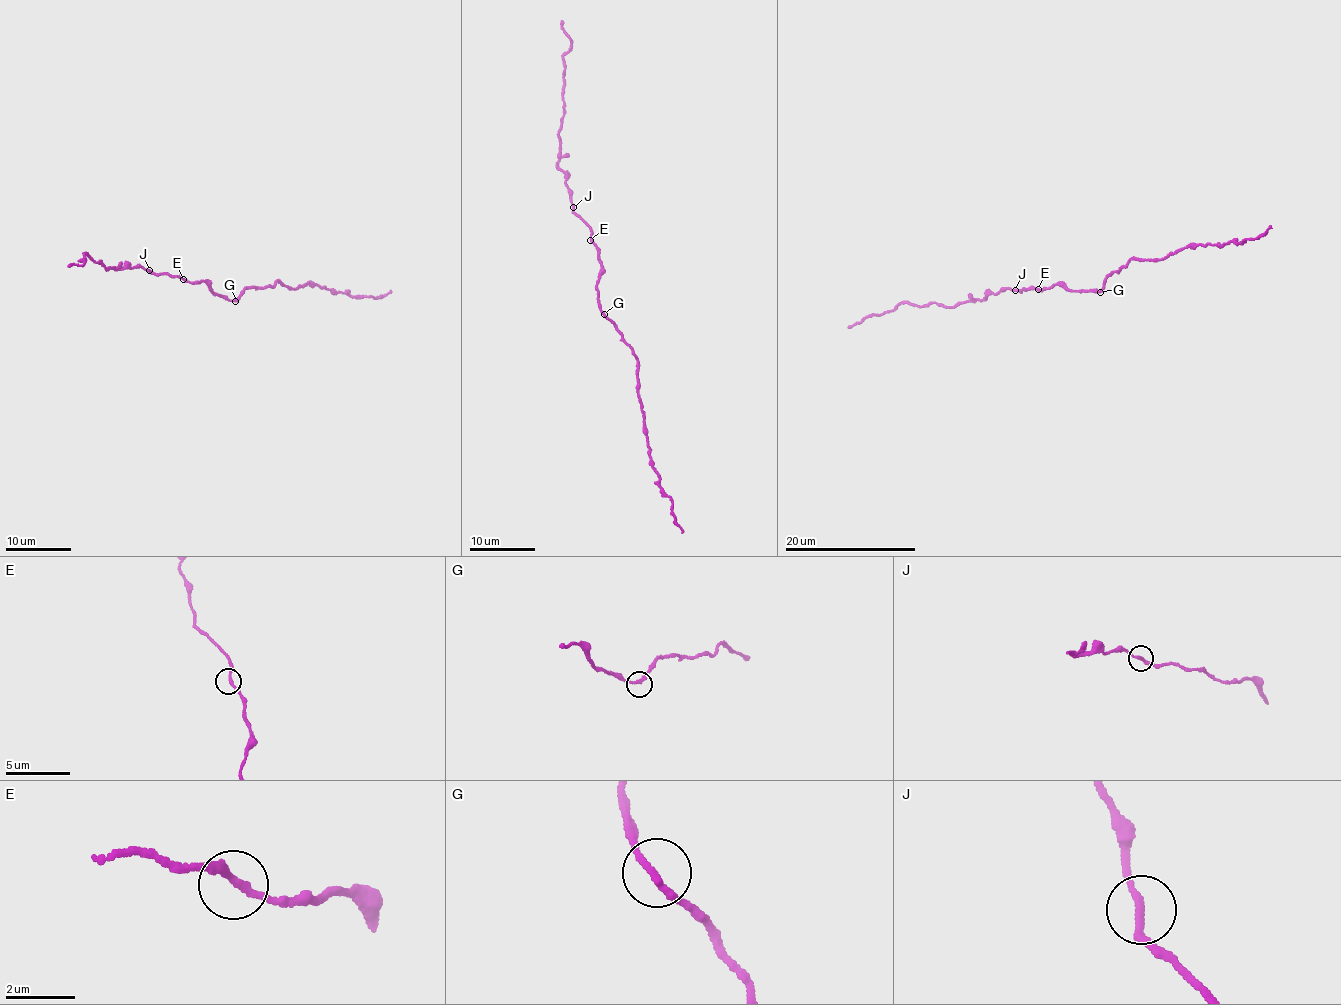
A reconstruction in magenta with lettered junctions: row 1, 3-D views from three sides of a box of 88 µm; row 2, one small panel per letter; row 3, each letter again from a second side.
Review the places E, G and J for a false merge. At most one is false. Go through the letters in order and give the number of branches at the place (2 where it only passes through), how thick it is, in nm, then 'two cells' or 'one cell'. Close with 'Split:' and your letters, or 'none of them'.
E: branches 2; calibre 200 nm; one cell
G: branches 2; calibre 200 nm; one cell
J: branches 2; calibre 200 nm; two cells
Split: J

